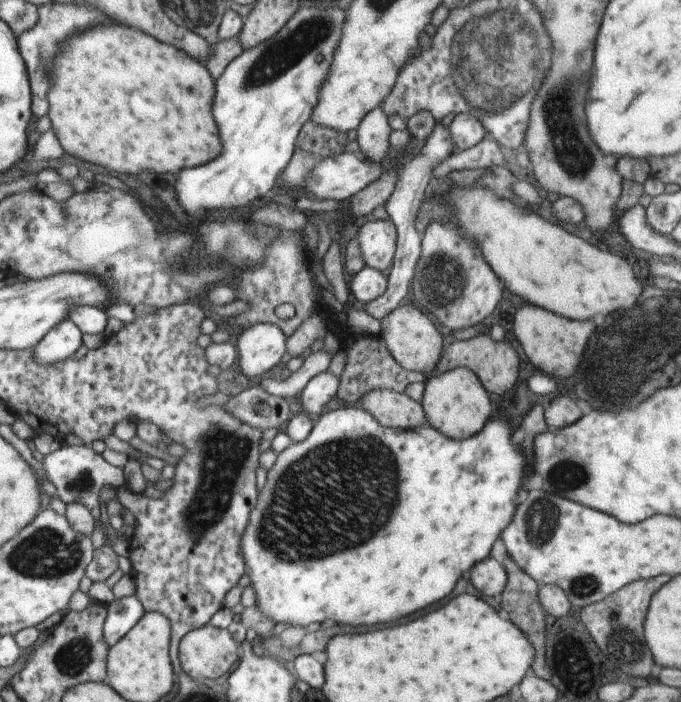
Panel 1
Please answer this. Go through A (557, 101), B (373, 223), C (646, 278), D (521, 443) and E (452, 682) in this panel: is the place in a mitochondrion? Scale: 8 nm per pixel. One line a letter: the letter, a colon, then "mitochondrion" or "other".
A: mitochondrion
B: other
C: other
D: other
E: other

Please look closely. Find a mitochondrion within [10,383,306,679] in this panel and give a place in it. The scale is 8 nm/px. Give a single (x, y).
(203, 510)

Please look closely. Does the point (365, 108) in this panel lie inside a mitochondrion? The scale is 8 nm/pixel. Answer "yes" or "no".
no

